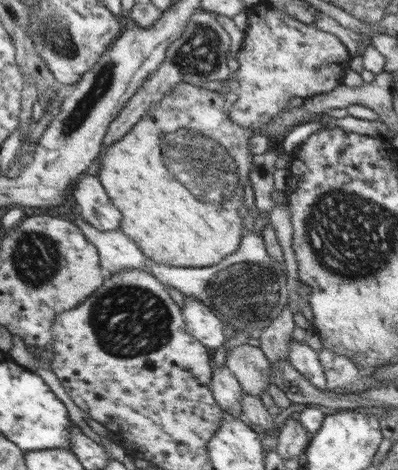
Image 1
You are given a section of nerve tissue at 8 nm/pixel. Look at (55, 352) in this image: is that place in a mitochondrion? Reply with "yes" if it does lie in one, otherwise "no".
no

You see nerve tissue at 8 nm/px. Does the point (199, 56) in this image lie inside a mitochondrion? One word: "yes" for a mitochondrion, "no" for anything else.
yes

